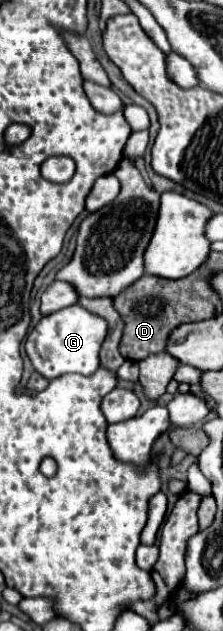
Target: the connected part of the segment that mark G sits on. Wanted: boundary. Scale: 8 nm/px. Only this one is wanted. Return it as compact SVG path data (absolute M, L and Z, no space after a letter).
M74 304L44 316L26 340L26 354L38 374L54 380L62 374L90 376L98 370L98 350L106 336L106 320Z

